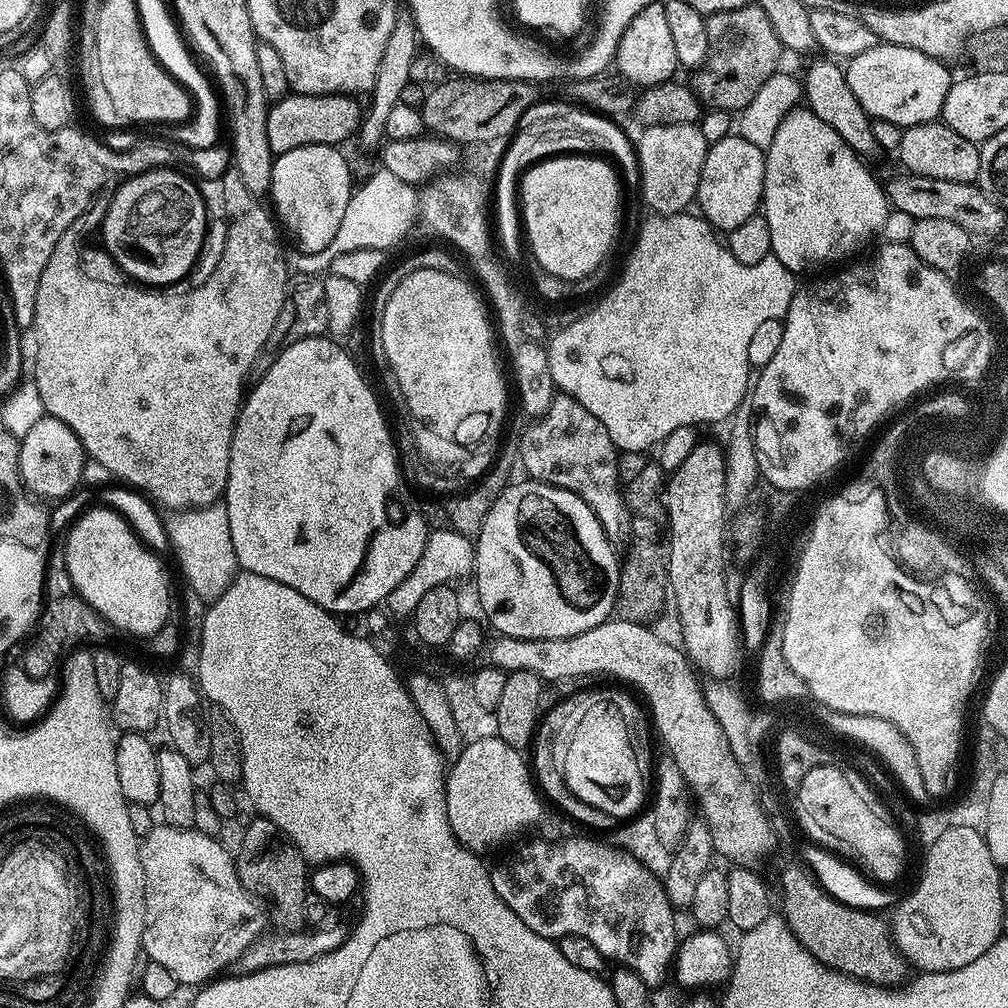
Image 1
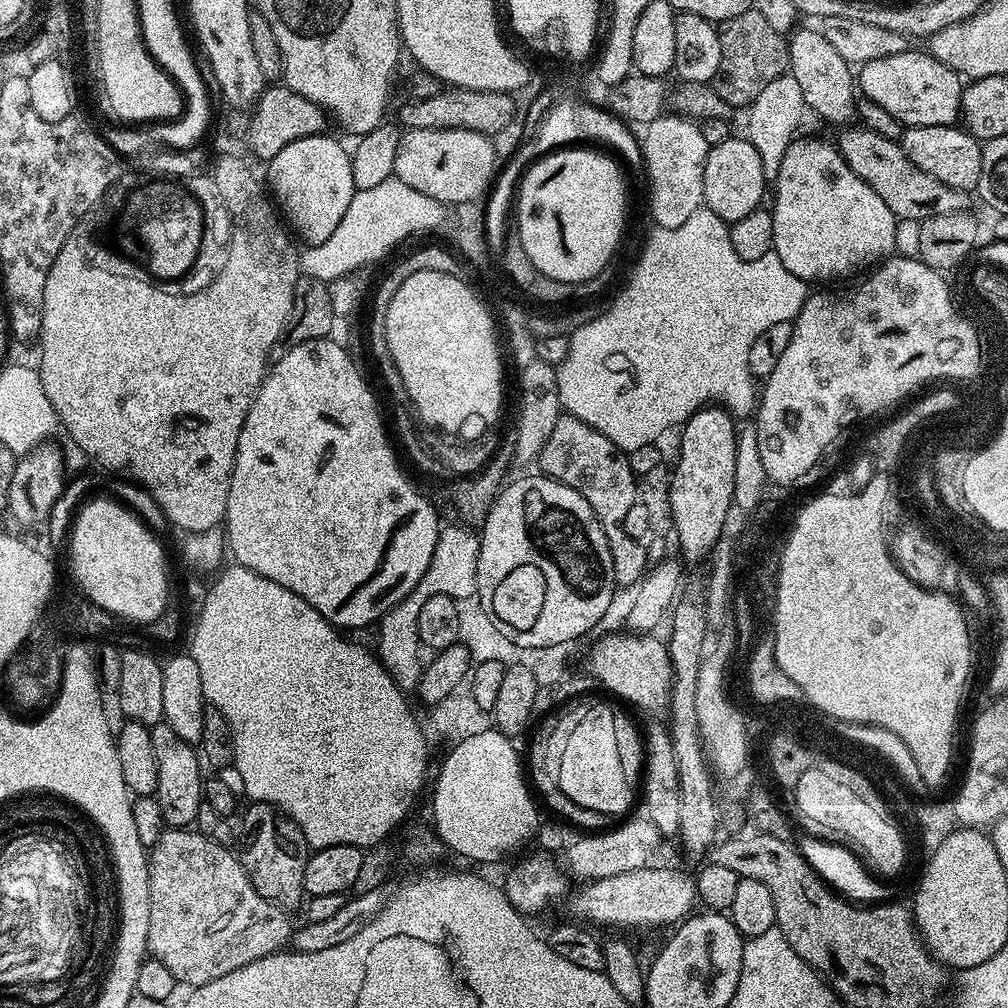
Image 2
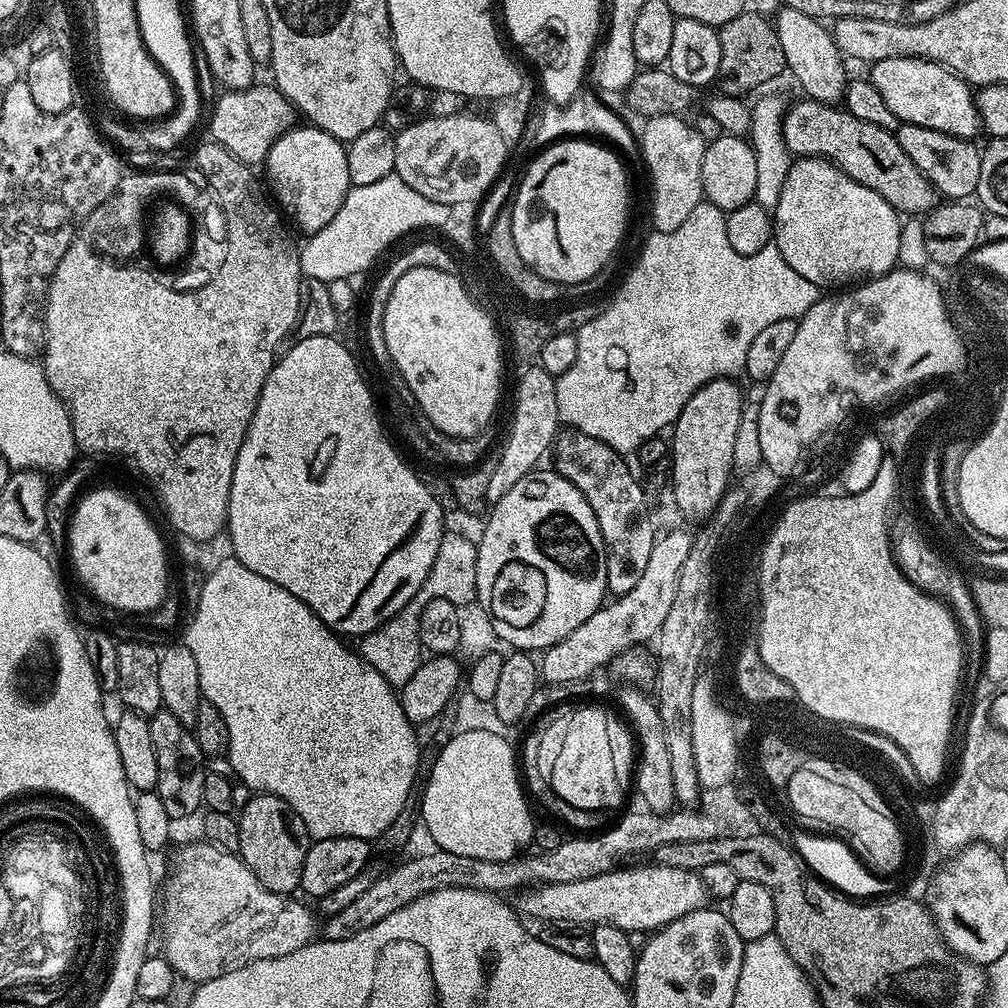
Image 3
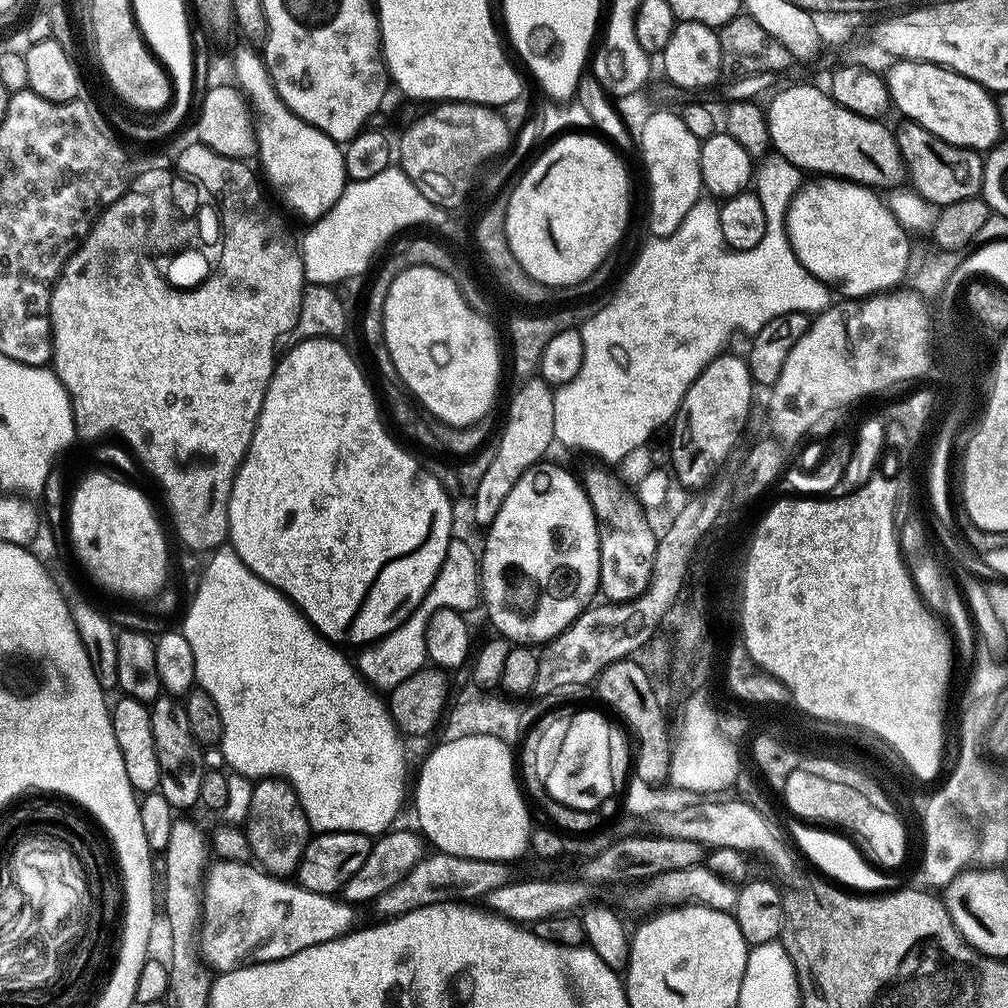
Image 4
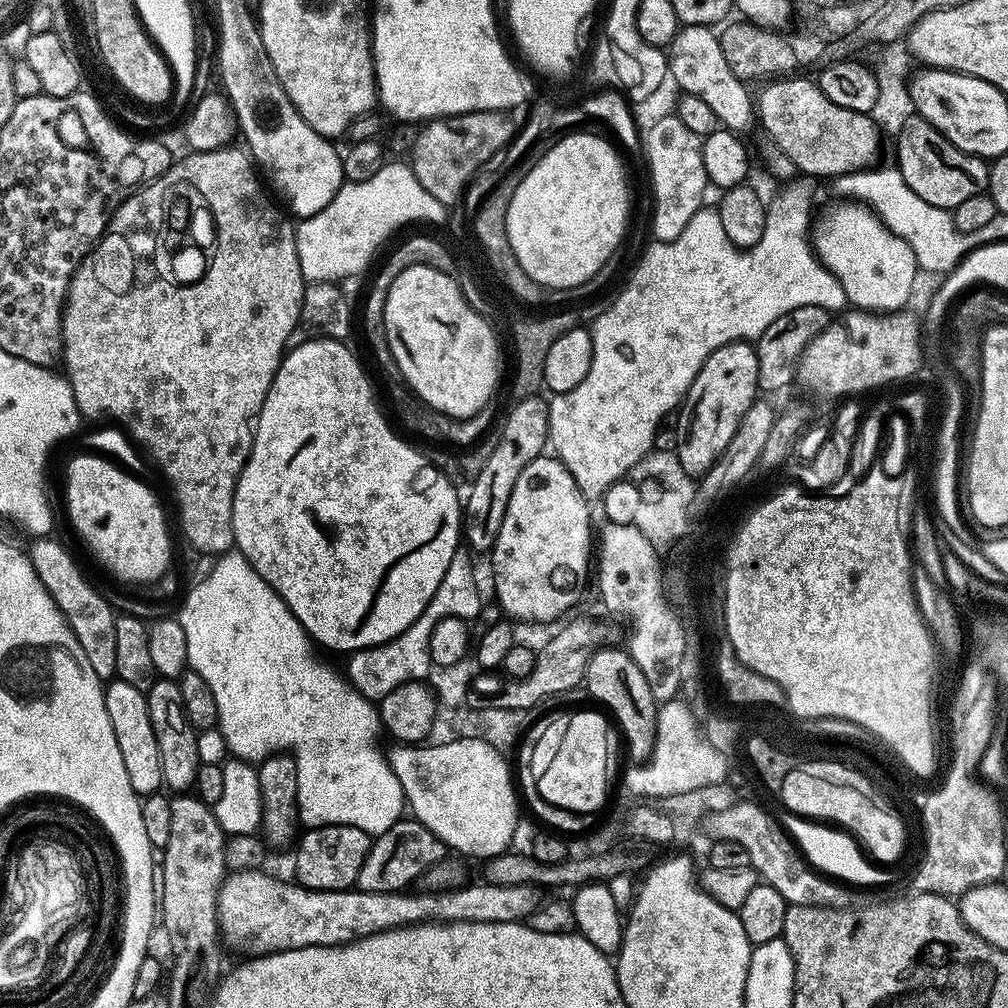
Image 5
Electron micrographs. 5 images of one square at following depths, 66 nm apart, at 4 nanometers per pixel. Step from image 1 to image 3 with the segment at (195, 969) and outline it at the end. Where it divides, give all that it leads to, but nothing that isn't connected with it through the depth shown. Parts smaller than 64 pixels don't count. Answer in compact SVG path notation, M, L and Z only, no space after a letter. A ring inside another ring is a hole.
M207 842L199 843L200 844L184 844L173 854L172 865L168 868L168 881L164 884L164 950L162 950L162 956L168 961L168 964L172 967L177 977L182 978L182 976L185 976L188 980L196 980L195 982L213 980L222 974L230 974L234 970L238 970L242 966L246 966L255 960L278 958L279 956L290 954L294 950L301 948L303 944L309 943L309 941L317 935L317 913L315 911L312 913L311 910L303 904L303 902L305 903L303 899L300 899L301 901L292 900L296 898L293 898L291 895L283 896L277 892L266 890L262 886L262 882L258 882L258 878L254 878L252 871L245 866L243 860L240 859L237 853L223 852L214 847L213 844Z

